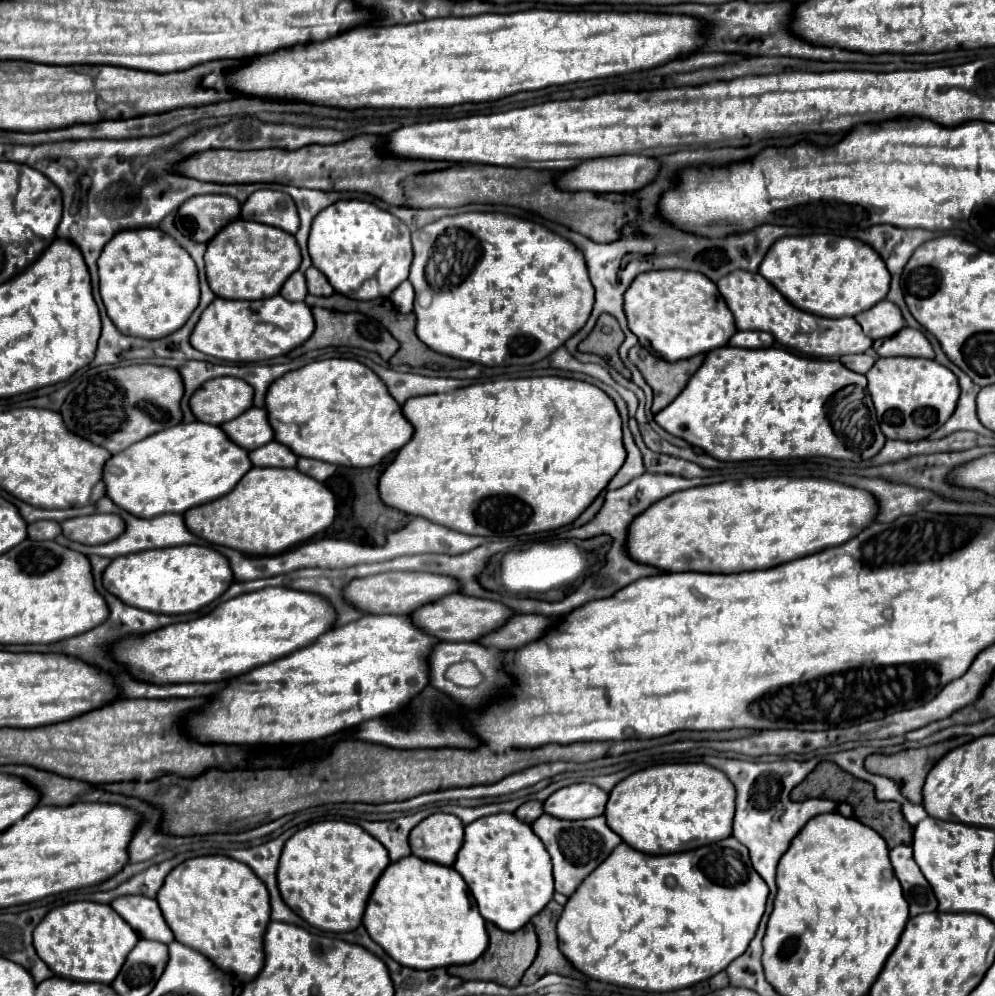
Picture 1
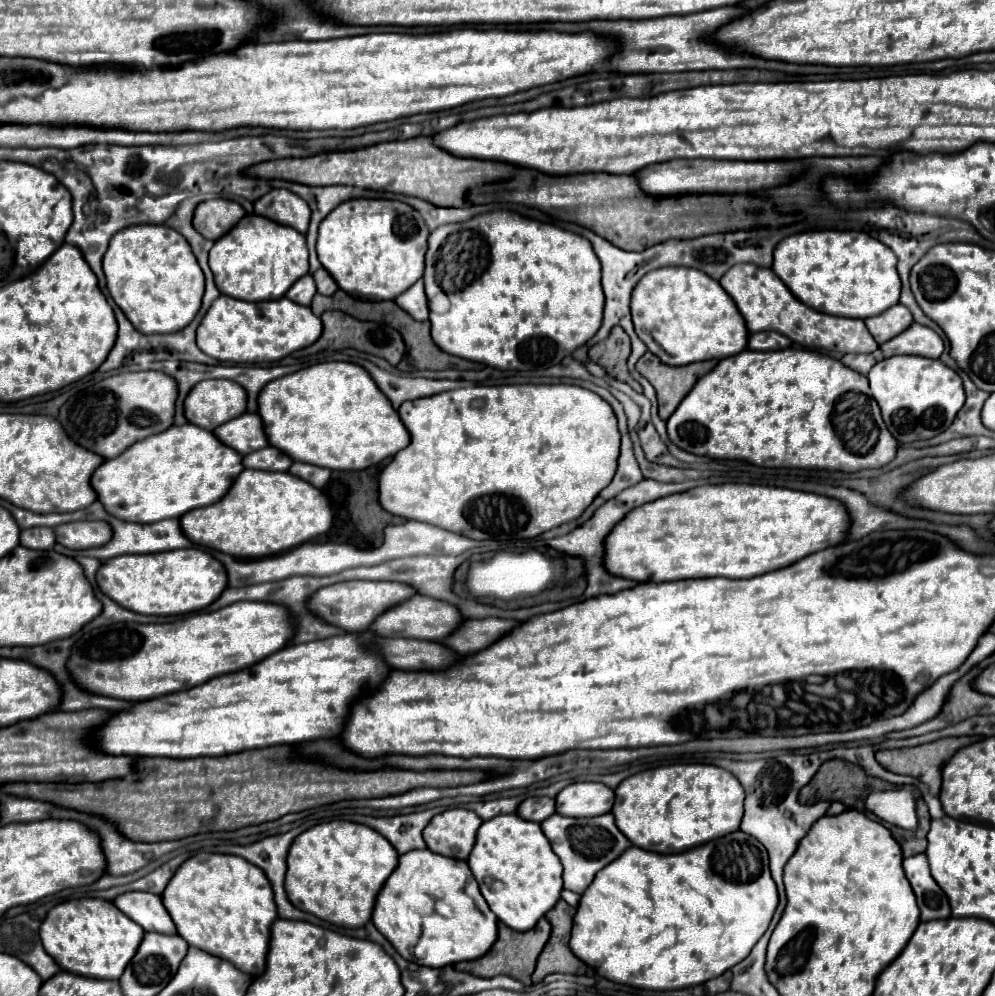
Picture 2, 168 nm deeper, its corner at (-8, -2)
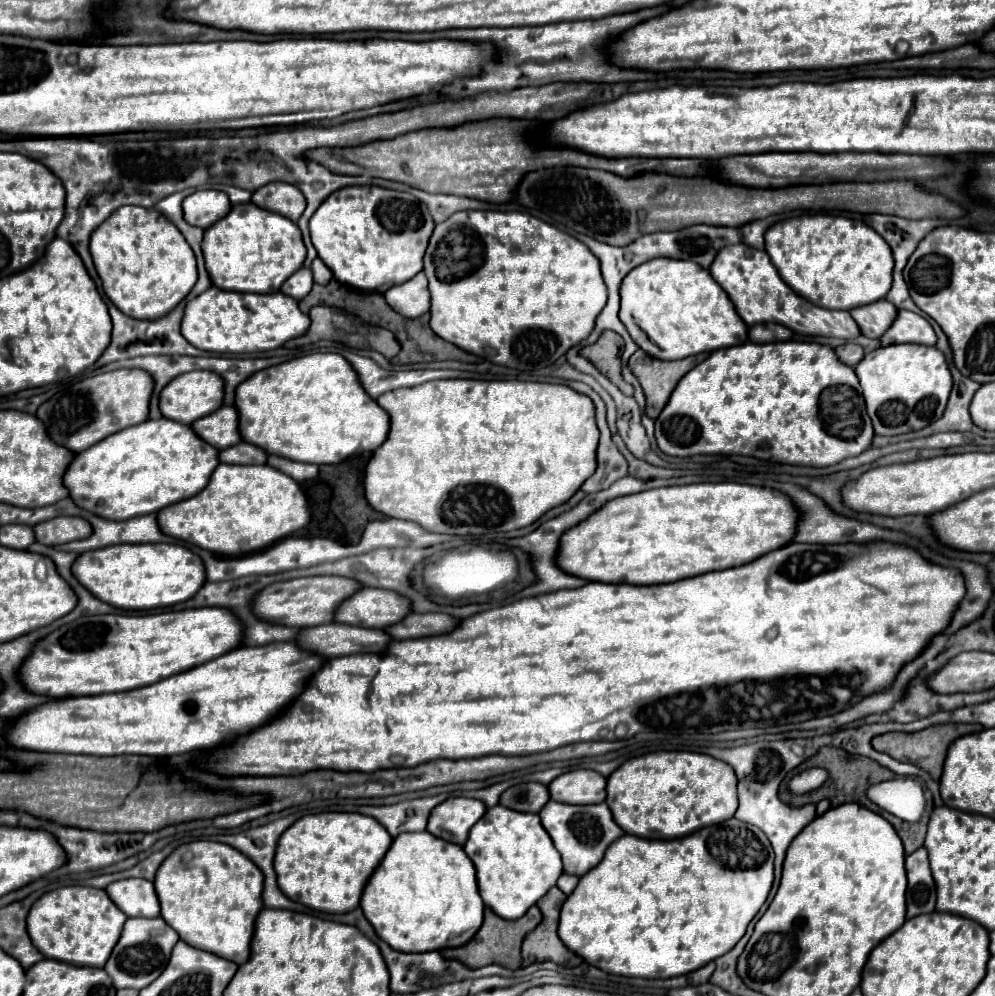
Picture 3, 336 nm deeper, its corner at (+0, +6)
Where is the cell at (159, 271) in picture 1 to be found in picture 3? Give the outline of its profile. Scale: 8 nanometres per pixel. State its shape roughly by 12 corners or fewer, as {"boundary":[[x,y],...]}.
{"boundary":[[124,206],[92,232],[104,294],[154,320],[198,280],[180,230]]}

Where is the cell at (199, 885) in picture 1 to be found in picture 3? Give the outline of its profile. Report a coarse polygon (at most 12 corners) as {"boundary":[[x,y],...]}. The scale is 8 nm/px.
{"boundary":[[220,842],[160,866],[162,918],[244,964],[264,876]]}

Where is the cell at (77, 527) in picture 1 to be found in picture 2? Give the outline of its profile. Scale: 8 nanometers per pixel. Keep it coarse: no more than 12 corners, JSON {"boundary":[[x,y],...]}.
{"boundary":[[108,522],[56,526],[56,540],[72,550],[112,540]]}

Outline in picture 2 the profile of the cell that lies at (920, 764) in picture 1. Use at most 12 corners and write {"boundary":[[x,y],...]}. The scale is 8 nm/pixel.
{"boundary":[[976,736],[942,738],[916,748],[878,750],[894,774],[922,780],[938,796],[946,758],[978,742]]}

